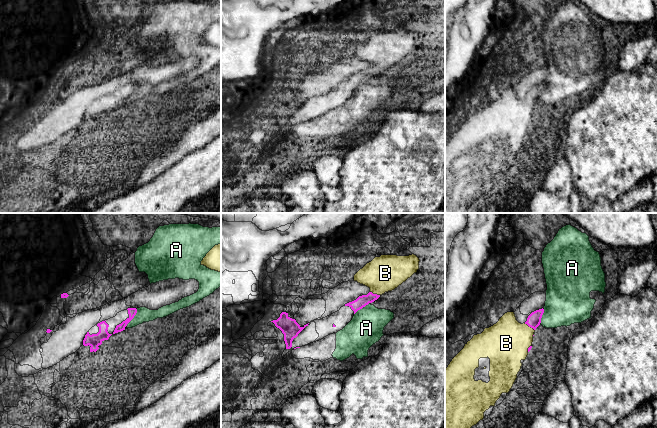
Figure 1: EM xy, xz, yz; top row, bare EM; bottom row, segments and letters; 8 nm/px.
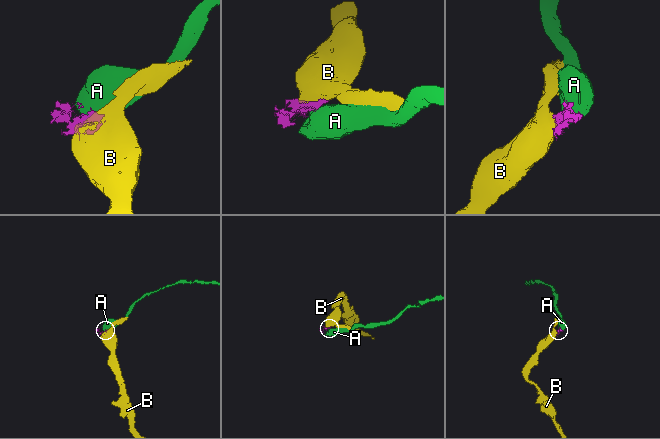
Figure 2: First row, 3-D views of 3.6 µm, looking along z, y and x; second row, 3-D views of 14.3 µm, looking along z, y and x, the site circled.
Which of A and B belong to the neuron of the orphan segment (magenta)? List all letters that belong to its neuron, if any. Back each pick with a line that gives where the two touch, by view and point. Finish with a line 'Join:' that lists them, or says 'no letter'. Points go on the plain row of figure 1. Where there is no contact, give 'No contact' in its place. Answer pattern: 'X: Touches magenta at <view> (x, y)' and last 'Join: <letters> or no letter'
B: Touches magenta at yz (529, 102)
Join: B

